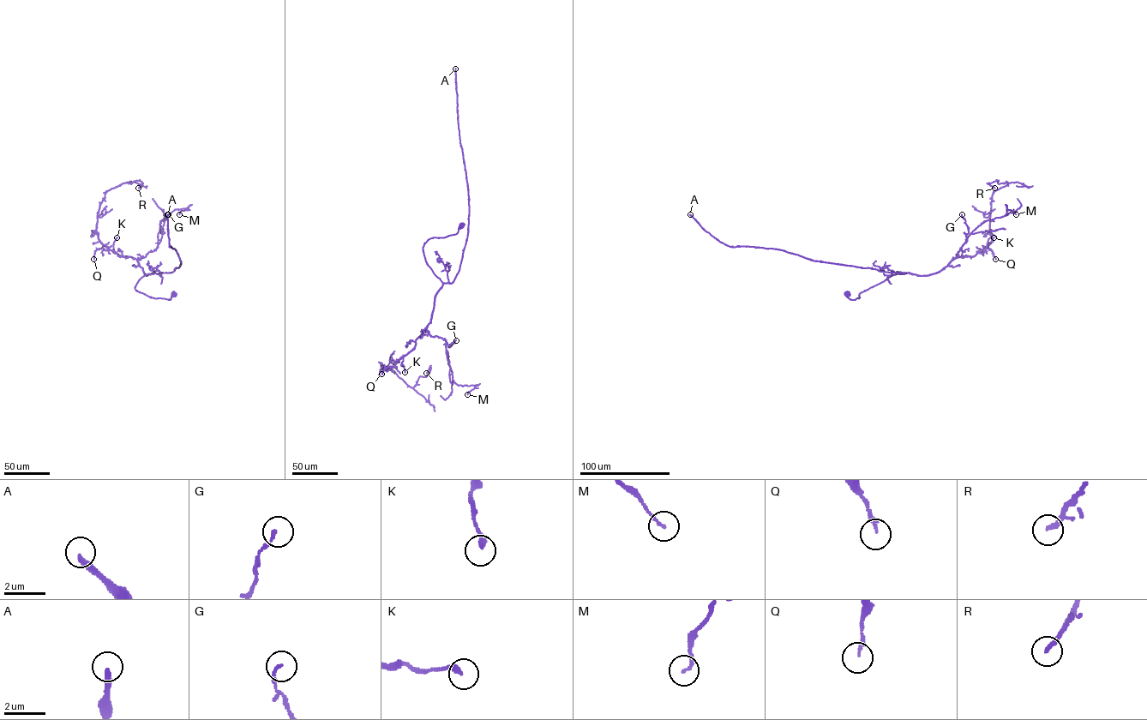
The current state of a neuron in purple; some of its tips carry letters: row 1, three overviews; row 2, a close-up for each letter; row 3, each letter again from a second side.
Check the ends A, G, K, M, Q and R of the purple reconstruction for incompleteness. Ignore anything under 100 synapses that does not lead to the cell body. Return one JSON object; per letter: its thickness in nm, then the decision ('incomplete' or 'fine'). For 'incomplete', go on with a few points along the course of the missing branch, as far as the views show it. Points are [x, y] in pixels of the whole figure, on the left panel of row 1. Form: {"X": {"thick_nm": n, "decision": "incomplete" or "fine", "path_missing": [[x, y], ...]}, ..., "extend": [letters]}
{"A": {"thick_nm": 280, "decision": "incomplete", "path_missing": [[167, 214], [168, 187], [198, 152], [186, 146], [165, 152], [160, 146], [164, 145]]}, "G": {"thick_nm": 130, "decision": "fine"}, "K": {"thick_nm": 260, "decision": "fine"}, "M": {"thick_nm": 130, "decision": "fine"}, "Q": {"thick_nm": 170, "decision": "fine"}, "R": {"thick_nm": 200, "decision": "fine"}, "extend": ["A"]}

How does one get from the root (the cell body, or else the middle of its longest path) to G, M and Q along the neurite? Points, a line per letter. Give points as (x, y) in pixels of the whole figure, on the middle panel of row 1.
G: (461, 225), (456, 233), (429, 238), (423, 248), (427, 264), (443, 283), (425, 330), (450, 347), (456, 340)
M: (461, 225), (429, 238), (423, 250), (443, 283), (425, 330), (446, 340), (453, 381), (475, 386), (467, 394)
Q: (461, 225), (456, 233), (431, 238), (424, 244), (427, 264), (443, 284), (430, 321), (415, 346), (381, 374)

